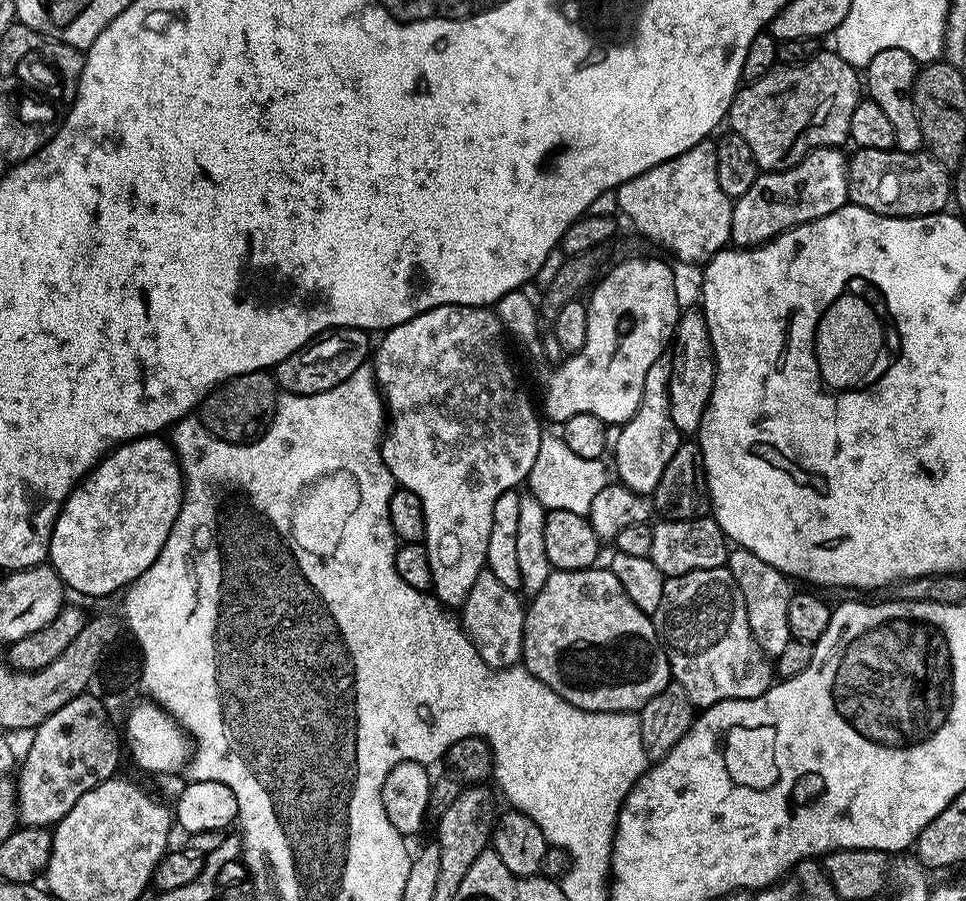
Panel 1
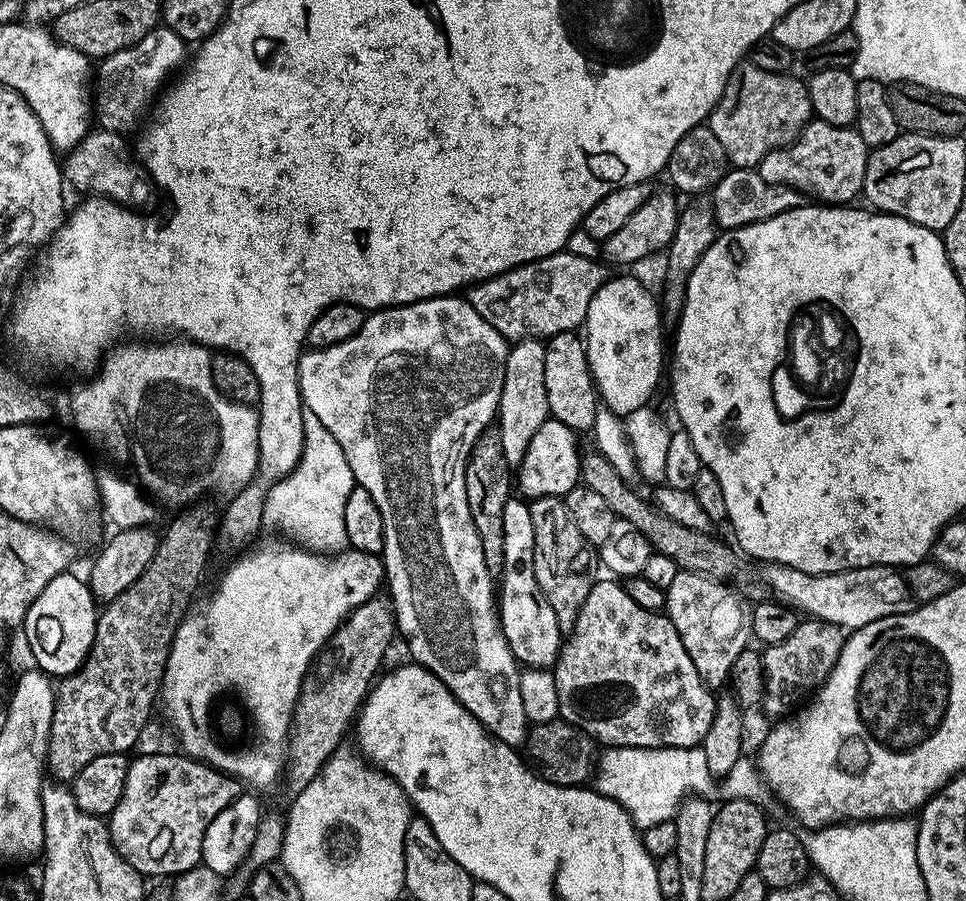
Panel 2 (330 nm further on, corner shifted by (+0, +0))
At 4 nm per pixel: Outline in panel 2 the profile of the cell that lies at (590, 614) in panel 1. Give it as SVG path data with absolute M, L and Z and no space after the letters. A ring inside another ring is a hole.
M597 579L593 588L582 602L580 613L571 631L560 646L560 657L554 665L554 675L558 686L559 719L574 725L604 746L614 748L699 748L704 743L706 734L710 734L710 726L714 722L717 697L713 689L702 682L698 670L694 670L694 662L690 662L690 654L686 654L686 646L682 646L682 638L678 638L678 630L668 621L667 615L657 614L638 606L630 594L626 594L623 583L615 579Z

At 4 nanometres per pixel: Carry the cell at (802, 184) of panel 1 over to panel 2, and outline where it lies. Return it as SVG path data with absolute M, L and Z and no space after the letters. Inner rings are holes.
M813 118L809 120L807 126L802 130L802 134L794 143L766 154L766 158L760 160L758 171L762 178L766 178L766 182L770 182L774 186L797 188L804 193L805 197L815 198L828 206L848 206L855 201L852 200L855 196L859 197L864 191L869 151L866 142L862 142L855 127L843 128L842 126L834 126L825 120Z

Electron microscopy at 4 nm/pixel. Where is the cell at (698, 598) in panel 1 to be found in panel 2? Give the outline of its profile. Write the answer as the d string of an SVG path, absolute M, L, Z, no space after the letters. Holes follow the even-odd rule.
M677 571L674 582L666 589L666 615L668 621L678 630L694 670L709 688L719 689L720 683L732 675L732 667L750 644L750 612L740 601L741 593L729 585L719 584L697 572Z

